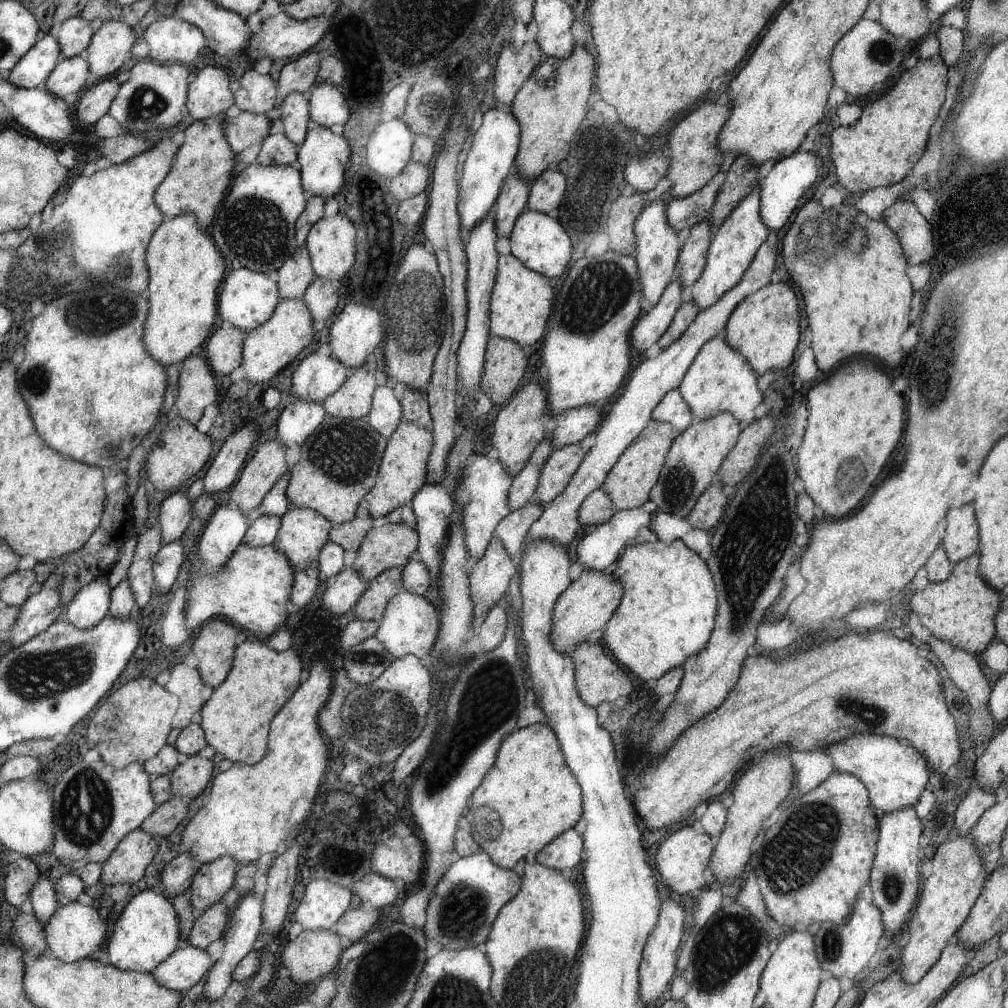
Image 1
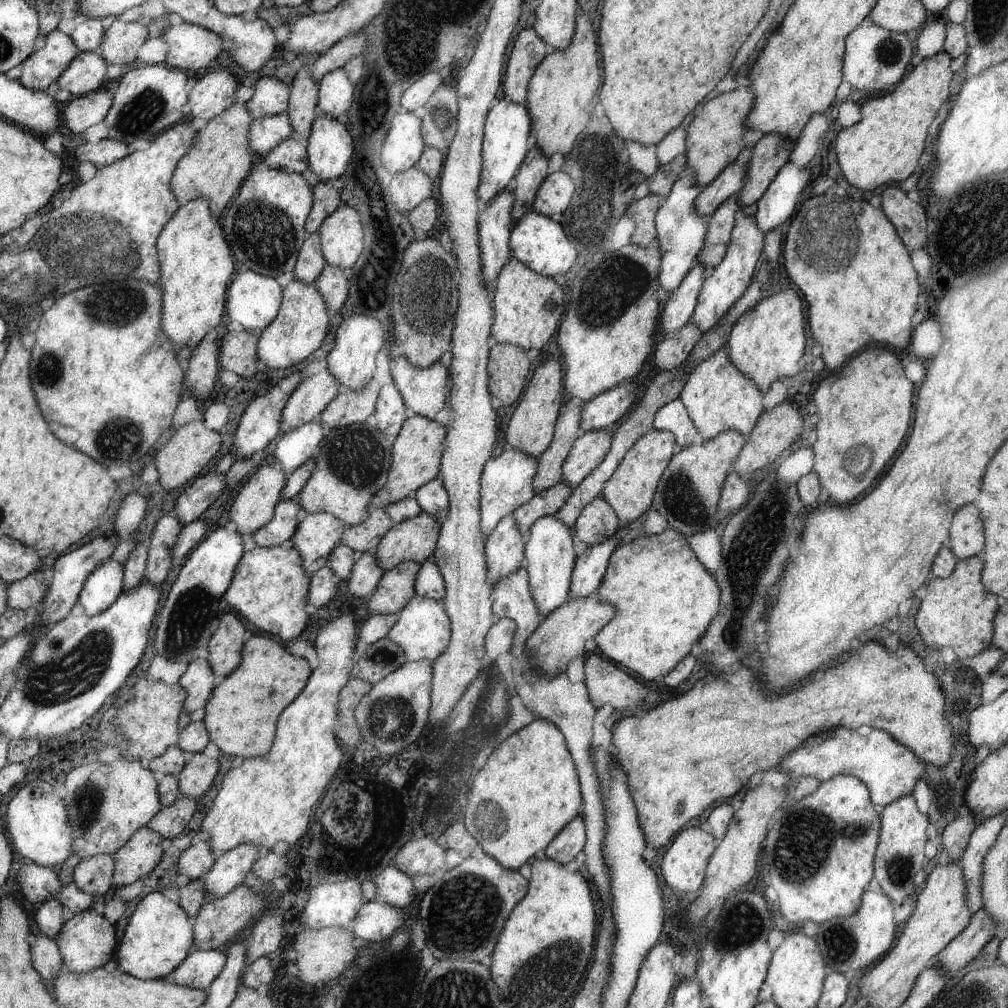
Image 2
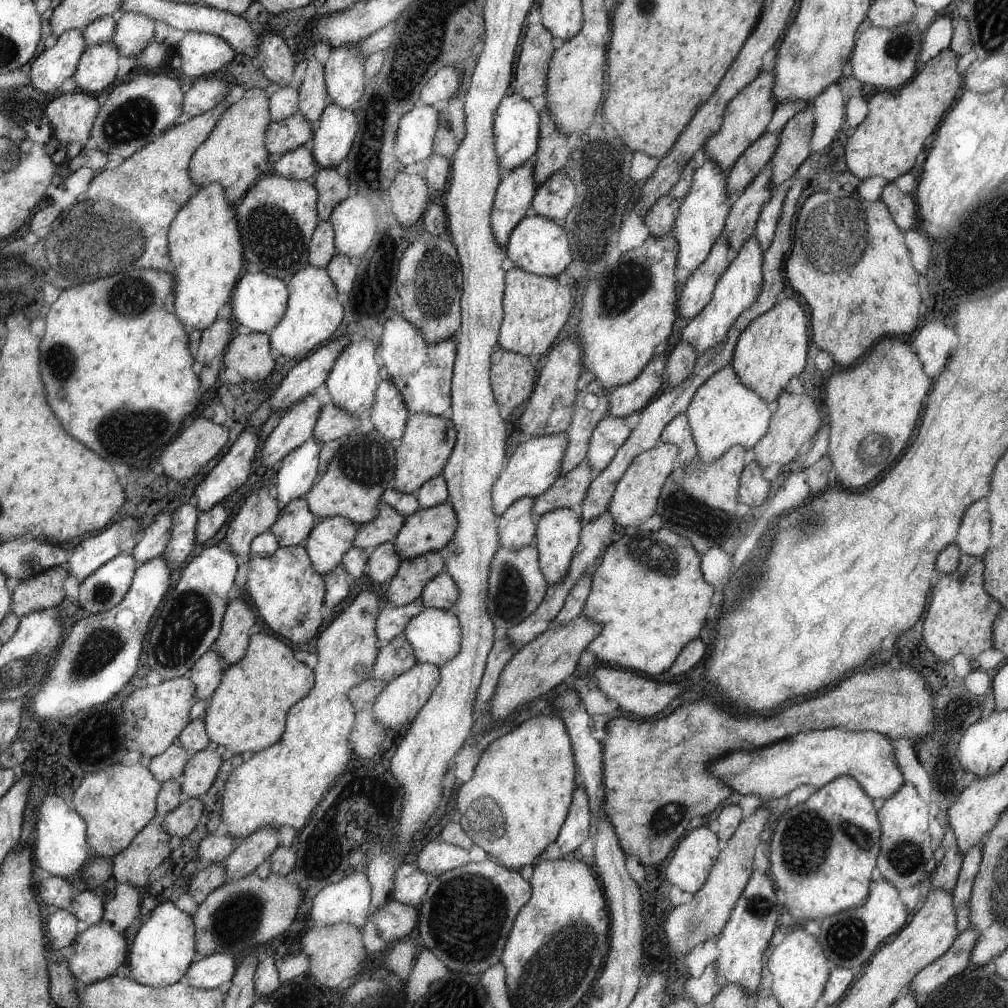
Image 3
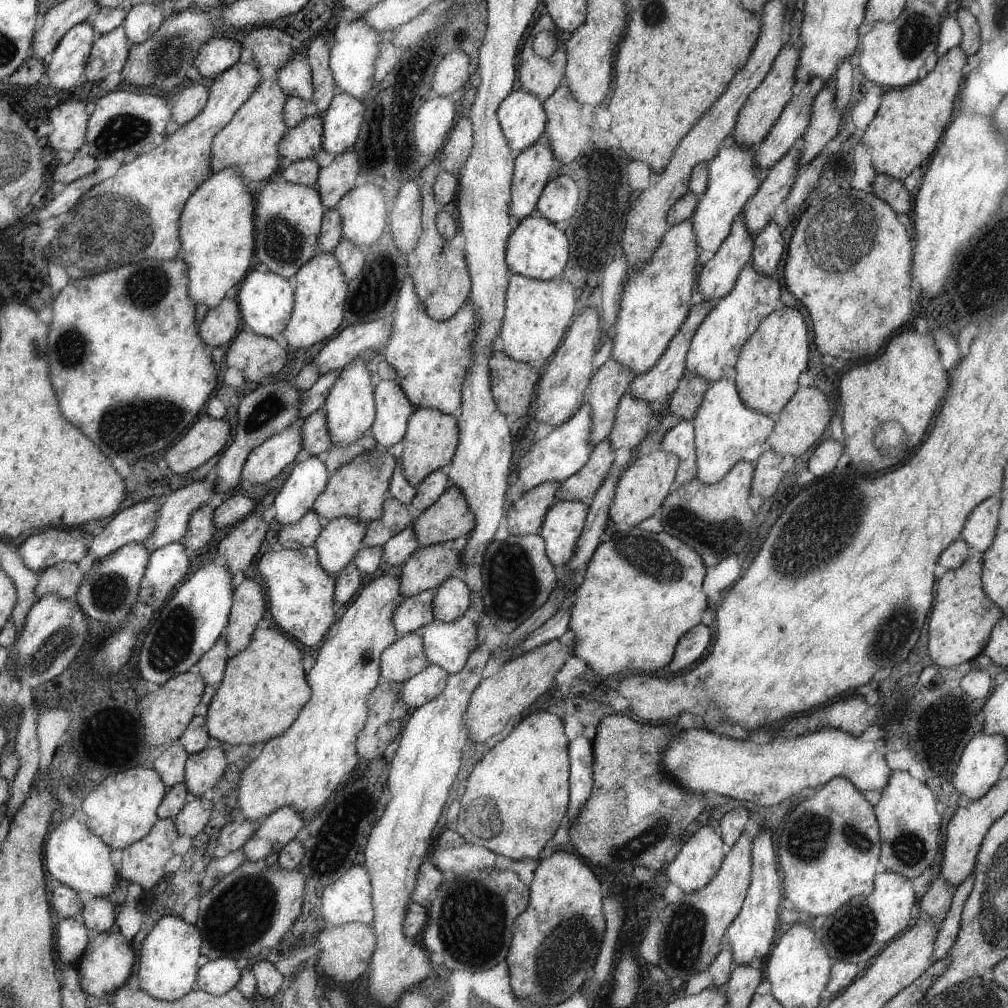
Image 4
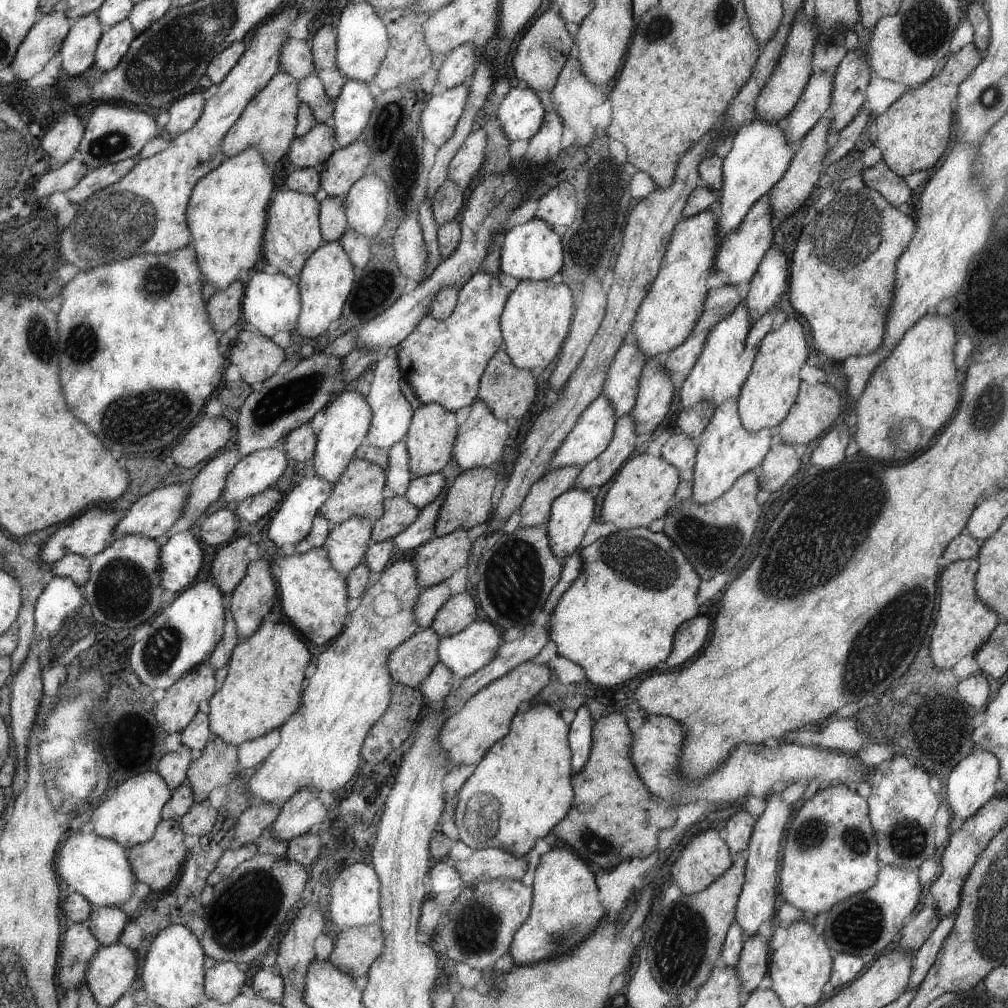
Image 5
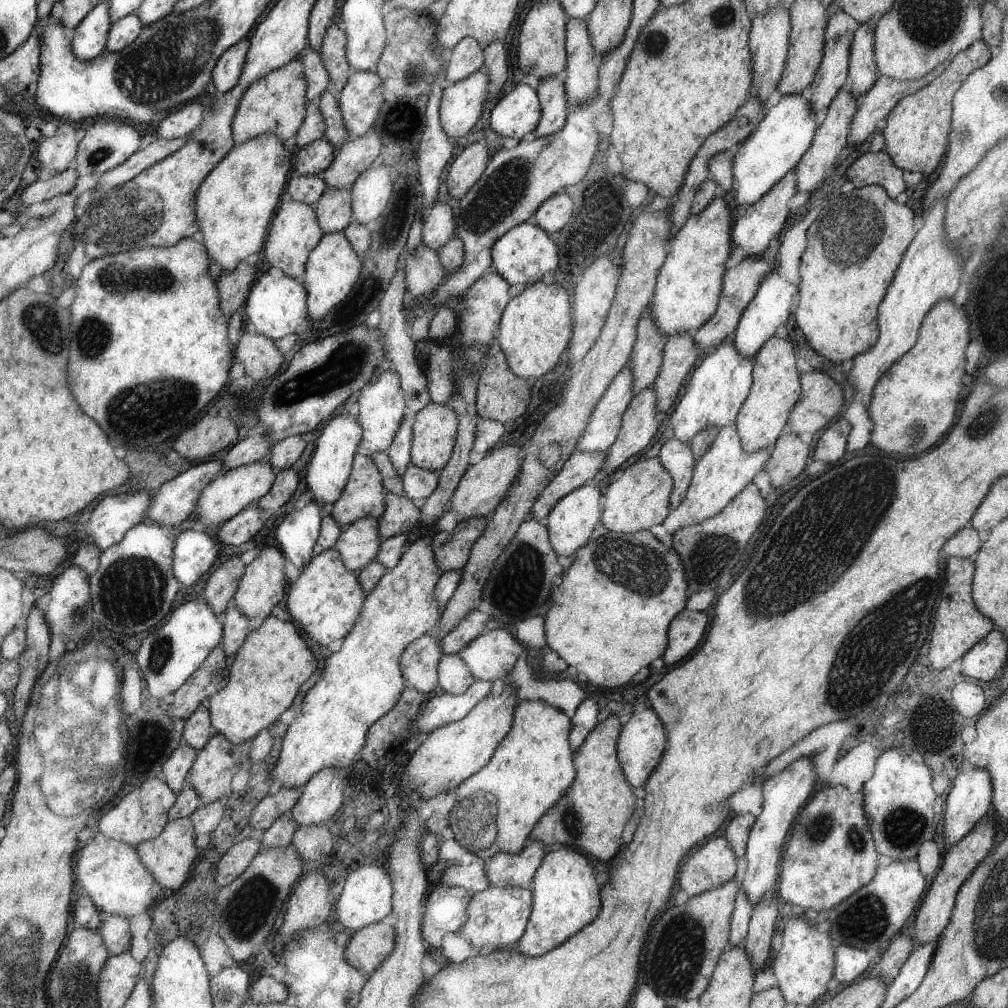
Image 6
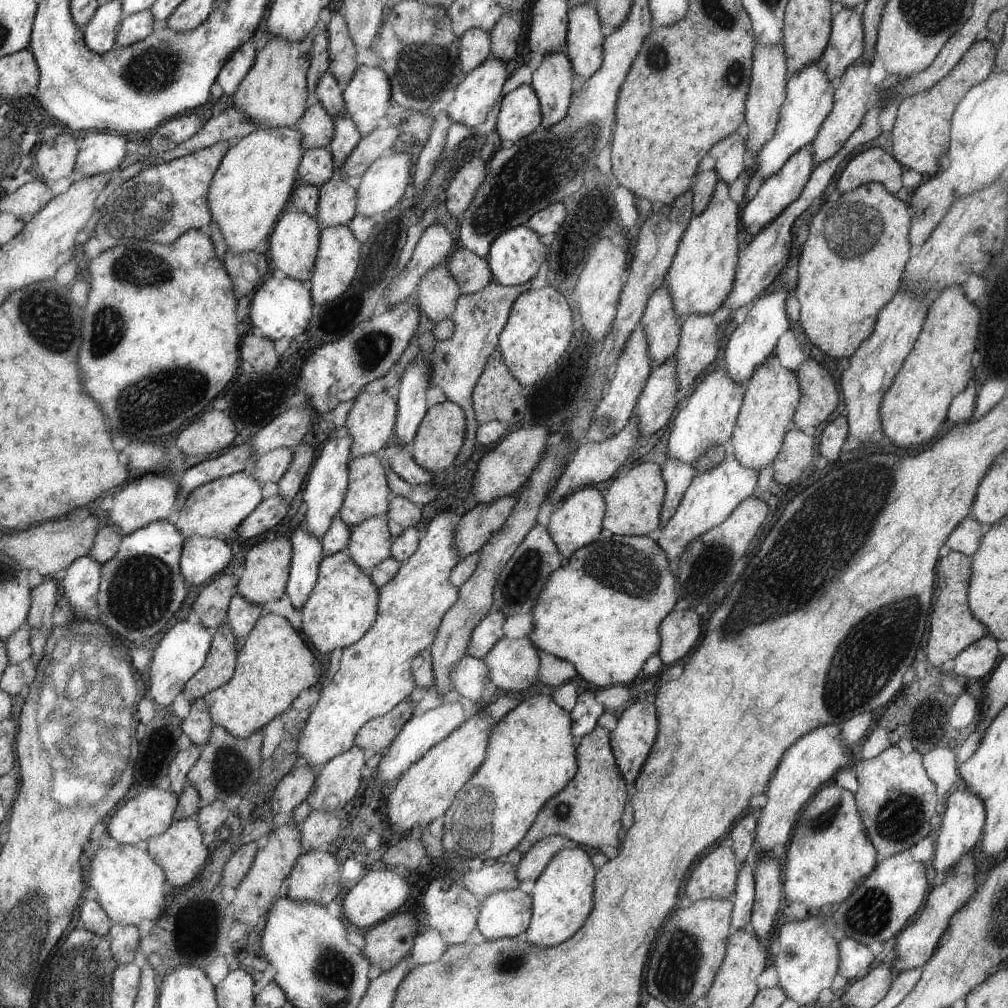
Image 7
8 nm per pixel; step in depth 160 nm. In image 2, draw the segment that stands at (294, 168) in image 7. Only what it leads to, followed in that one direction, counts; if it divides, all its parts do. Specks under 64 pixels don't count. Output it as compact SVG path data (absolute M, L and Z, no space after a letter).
M202 197L179 206L178 212L159 234L156 246L159 249L159 261L162 267L162 280L159 281L159 285L163 287L164 332L176 346L194 348L210 330L218 331L218 324L224 316L224 308L227 308L226 292L236 270L235 253L231 249L231 243L228 242L222 222L211 210L209 200Z

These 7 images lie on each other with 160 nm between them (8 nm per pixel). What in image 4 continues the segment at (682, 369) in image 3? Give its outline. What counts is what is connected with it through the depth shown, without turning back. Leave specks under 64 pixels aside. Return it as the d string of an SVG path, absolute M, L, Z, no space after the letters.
M686 372L669 402L670 414L681 421L692 421L709 385L707 380Z

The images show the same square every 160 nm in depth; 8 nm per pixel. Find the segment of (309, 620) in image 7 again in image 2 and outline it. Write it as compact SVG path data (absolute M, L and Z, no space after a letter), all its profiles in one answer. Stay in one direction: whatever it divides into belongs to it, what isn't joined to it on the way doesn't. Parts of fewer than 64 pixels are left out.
M293 546L258 547L244 553L238 568L235 570L234 580L221 598L228 609L235 610L256 626L260 632L271 634L283 640L294 640L308 628L306 616L306 594L311 585L303 566L303 557Z

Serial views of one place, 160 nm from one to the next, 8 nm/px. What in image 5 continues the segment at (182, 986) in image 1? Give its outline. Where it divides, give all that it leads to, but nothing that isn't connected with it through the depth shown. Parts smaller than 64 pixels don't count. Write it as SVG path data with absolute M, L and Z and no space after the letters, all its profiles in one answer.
M219 963L207 970L208 999L230 1004L240 996L240 986L246 984L246 974L238 970L236 963Z

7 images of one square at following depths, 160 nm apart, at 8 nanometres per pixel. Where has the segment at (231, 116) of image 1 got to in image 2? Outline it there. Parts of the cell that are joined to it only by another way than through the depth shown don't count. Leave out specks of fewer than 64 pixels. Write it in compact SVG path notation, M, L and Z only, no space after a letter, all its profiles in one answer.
M287 114L255 118L249 134L251 149L256 154L265 157L275 146L290 137L294 131L291 118Z

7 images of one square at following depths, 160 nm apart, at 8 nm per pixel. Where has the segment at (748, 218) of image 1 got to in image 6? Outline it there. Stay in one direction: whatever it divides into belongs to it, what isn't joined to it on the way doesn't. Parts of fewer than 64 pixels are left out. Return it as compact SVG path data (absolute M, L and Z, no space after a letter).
M734 342L721 344L714 355L708 355L700 361L700 366L692 371L684 396L677 402L671 414L674 439L689 444L692 438L704 429L716 427L718 430L735 424L743 402L750 396L754 387L755 359L744 358L738 352Z

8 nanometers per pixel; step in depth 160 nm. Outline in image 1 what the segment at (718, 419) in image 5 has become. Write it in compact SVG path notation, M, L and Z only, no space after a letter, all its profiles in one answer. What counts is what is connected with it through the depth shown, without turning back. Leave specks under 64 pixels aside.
M720 333L700 349L677 389L690 407L694 423L708 420L718 413L728 413L740 422L751 423L756 406L762 402L763 392L758 389L757 377L747 359L728 344L725 333Z

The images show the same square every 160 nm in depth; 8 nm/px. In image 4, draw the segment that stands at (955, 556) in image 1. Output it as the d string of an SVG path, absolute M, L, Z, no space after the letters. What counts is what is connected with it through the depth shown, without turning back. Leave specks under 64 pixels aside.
M988 498L968 516L968 522L962 530L962 538L980 552L986 552L994 540L1000 516L1000 498Z

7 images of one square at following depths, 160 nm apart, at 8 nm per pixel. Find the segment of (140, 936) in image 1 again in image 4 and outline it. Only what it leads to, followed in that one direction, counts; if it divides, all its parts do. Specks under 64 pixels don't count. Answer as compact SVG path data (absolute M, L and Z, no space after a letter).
M164 915L153 926L142 944L138 976L140 990L166 1002L180 1000L185 994L197 989L198 958L203 937L198 927L188 924L176 915Z

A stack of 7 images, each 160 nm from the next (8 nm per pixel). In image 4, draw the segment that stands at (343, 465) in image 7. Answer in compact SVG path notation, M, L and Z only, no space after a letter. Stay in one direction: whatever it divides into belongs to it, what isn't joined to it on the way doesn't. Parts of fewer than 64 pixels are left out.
M361 357L354 359L346 368L340 370L340 376L335 385L329 390L324 404L326 424L329 430L331 443L334 447L350 446L364 436L373 425L375 388L372 388L370 374L364 366Z

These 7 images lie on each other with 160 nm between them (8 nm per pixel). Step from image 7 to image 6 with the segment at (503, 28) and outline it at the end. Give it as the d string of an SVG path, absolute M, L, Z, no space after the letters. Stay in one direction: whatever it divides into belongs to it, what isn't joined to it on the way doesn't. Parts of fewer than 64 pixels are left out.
M503 39L491 42L486 48L486 64L483 68L491 77L491 92L488 104L492 104L492 109L496 106L502 85L508 80L508 50Z

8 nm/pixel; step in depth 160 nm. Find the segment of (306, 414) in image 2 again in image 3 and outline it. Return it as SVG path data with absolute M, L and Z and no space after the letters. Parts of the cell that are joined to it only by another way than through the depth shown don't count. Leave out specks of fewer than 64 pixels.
M315 393L300 400L266 437L262 448L258 450L257 460L260 464L270 469L283 461L287 454L312 439L321 412L322 406Z

